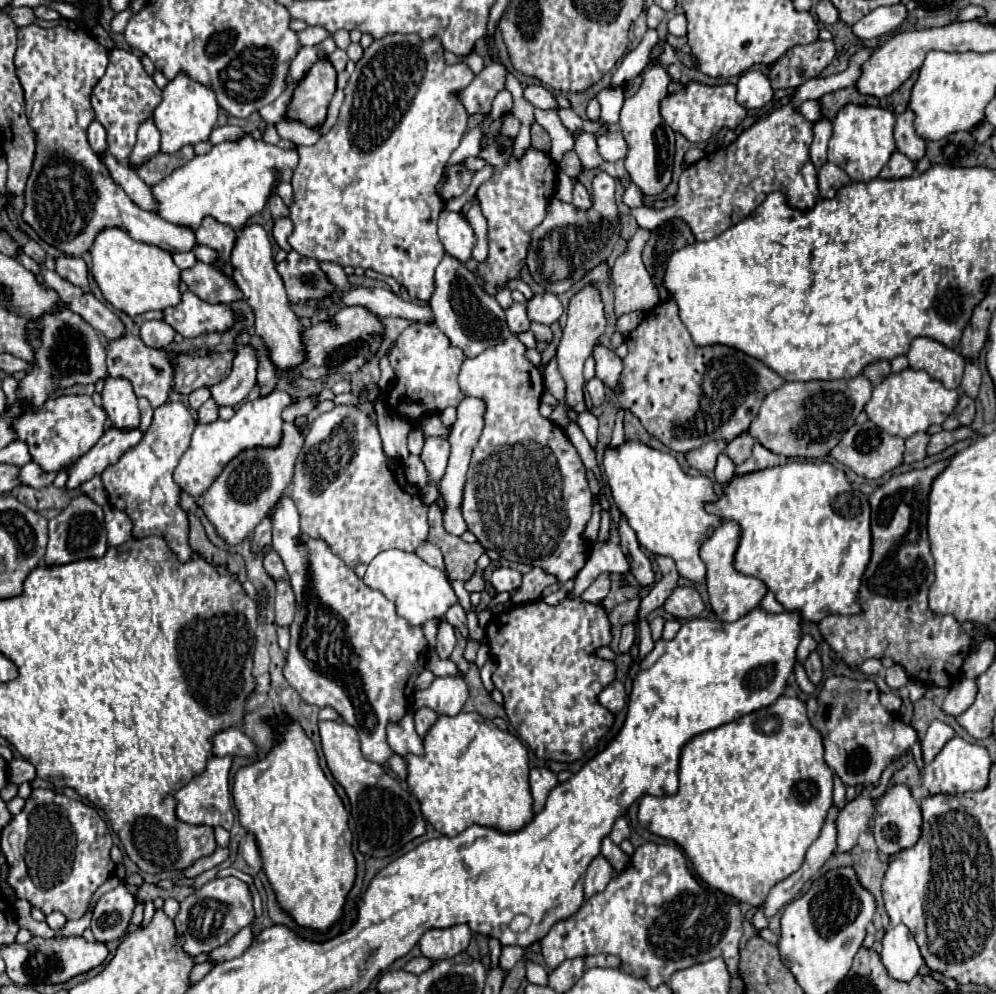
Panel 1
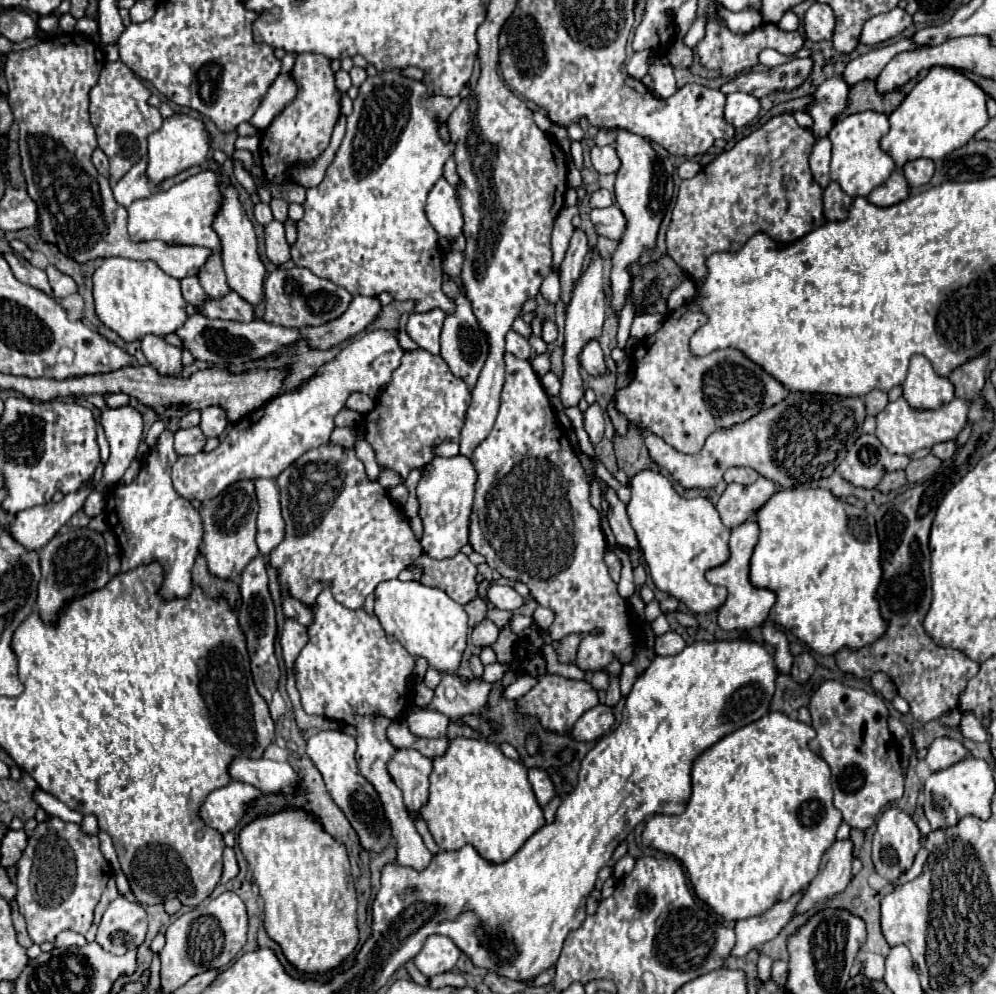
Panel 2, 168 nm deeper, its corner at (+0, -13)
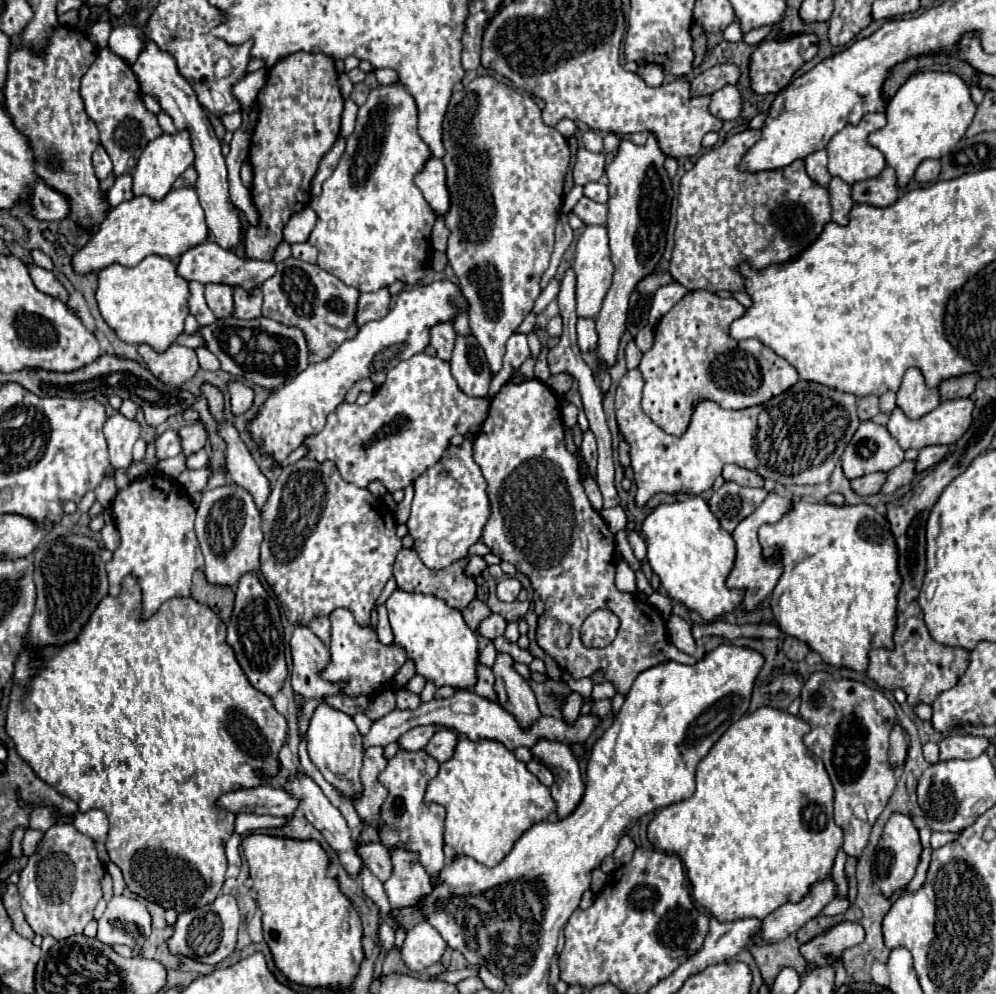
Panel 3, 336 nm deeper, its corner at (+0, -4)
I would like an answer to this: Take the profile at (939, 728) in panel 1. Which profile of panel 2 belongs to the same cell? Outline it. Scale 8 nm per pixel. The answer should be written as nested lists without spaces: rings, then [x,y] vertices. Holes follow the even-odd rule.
[[[940,737],[940,739],[934,739],[932,745],[928,747],[926,763],[930,771],[942,771],[966,757],[970,757],[970,751],[960,741],[950,737]]]

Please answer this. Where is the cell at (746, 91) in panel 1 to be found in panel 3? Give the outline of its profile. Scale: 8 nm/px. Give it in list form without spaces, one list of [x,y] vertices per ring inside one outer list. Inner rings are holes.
[[[726,86],[712,94],[710,112],[720,120],[736,120],[742,112],[742,96],[736,86]]]

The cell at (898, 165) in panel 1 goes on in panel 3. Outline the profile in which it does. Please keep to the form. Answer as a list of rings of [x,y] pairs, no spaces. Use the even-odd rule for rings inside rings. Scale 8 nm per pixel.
[[[886,166],[880,176],[856,182],[852,186],[852,200],[856,204],[870,204],[870,206],[890,206],[898,200],[898,184],[894,168]]]

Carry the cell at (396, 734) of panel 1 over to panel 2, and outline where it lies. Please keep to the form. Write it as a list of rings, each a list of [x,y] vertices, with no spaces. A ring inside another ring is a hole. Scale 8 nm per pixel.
[[[398,749],[388,763],[388,773],[404,795],[408,815],[416,819],[420,807],[428,801],[428,775],[432,773],[432,761],[416,749]]]

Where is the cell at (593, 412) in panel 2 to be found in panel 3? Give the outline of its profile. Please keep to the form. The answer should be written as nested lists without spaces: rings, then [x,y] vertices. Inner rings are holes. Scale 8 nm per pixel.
[[[586,430],[586,432],[584,432],[580,450],[582,450],[582,456],[584,456],[586,464],[590,466],[592,474],[594,474],[594,464],[596,464],[596,436],[594,436],[592,430]]]

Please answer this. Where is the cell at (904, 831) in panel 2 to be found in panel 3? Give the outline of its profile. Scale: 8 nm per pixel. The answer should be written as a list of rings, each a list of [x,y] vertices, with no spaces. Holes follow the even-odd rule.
[[[894,812],[890,816],[890,820],[884,826],[884,832],[880,836],[880,842],[876,846],[876,858],[872,864],[872,876],[874,876],[874,884],[878,886],[878,890],[884,896],[890,896],[896,890],[906,888],[906,884],[912,880],[916,866],[918,866],[918,858],[920,858],[920,838],[918,838],[918,830],[912,824],[912,818],[906,814],[898,814]]]

